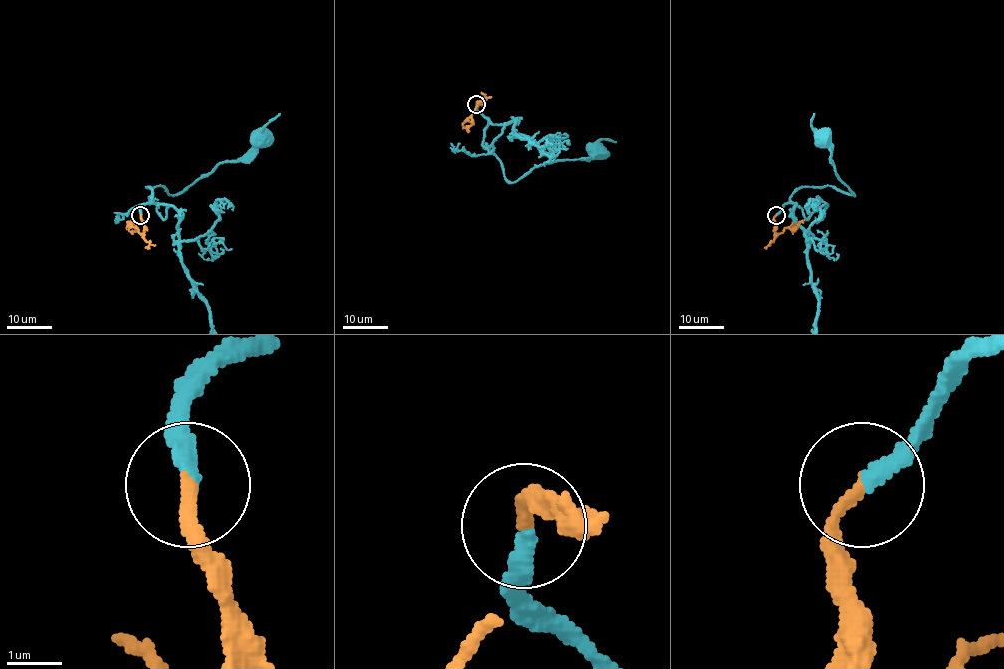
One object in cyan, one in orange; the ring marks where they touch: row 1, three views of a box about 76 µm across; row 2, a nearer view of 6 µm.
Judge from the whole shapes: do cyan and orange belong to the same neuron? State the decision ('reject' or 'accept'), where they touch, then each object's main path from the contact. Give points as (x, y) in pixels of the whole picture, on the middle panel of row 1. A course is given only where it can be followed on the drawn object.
accept; place (476, 104); course cyan (477, 104), (487, 118), (482, 144), (512, 182), (556, 160), (588, 160), (596, 147); course orange (477, 104), (471, 115), (472, 123), (462, 128)

